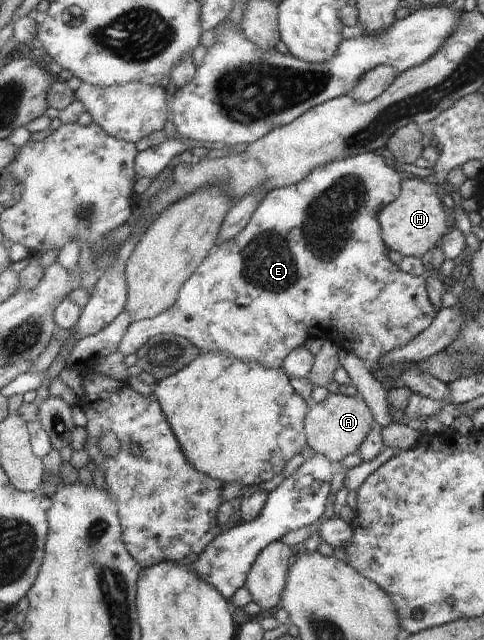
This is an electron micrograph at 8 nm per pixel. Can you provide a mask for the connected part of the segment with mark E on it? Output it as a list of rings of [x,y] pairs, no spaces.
[[[369,152],[337,160],[312,171],[309,176],[297,185],[269,192],[260,203],[258,211],[251,218],[249,225],[234,240],[221,245],[215,245],[207,259],[203,261],[199,269],[183,286],[174,306],[157,317],[133,322],[129,326],[125,337],[123,337],[118,350],[124,356],[131,355],[131,353],[137,353],[140,347],[143,347],[147,341],[155,336],[175,334],[187,338],[205,351],[221,352],[228,356],[239,358],[244,362],[258,361],[262,366],[269,369],[281,369],[286,357],[291,352],[294,352],[297,348],[305,347],[312,339],[326,339],[327,333],[330,332],[333,333],[333,341],[335,343],[339,343],[343,347],[349,347],[349,350],[363,362],[369,361],[372,365],[376,365],[383,356],[386,356],[386,353],[411,343],[419,333],[430,327],[434,317],[437,315],[437,310],[433,309],[425,291],[425,279],[406,274],[385,257],[387,249],[385,249],[386,244],[383,241],[382,225],[378,217],[383,211],[384,205],[390,204],[397,199],[403,174],[398,172],[396,168],[385,165],[381,156],[382,153]]]

